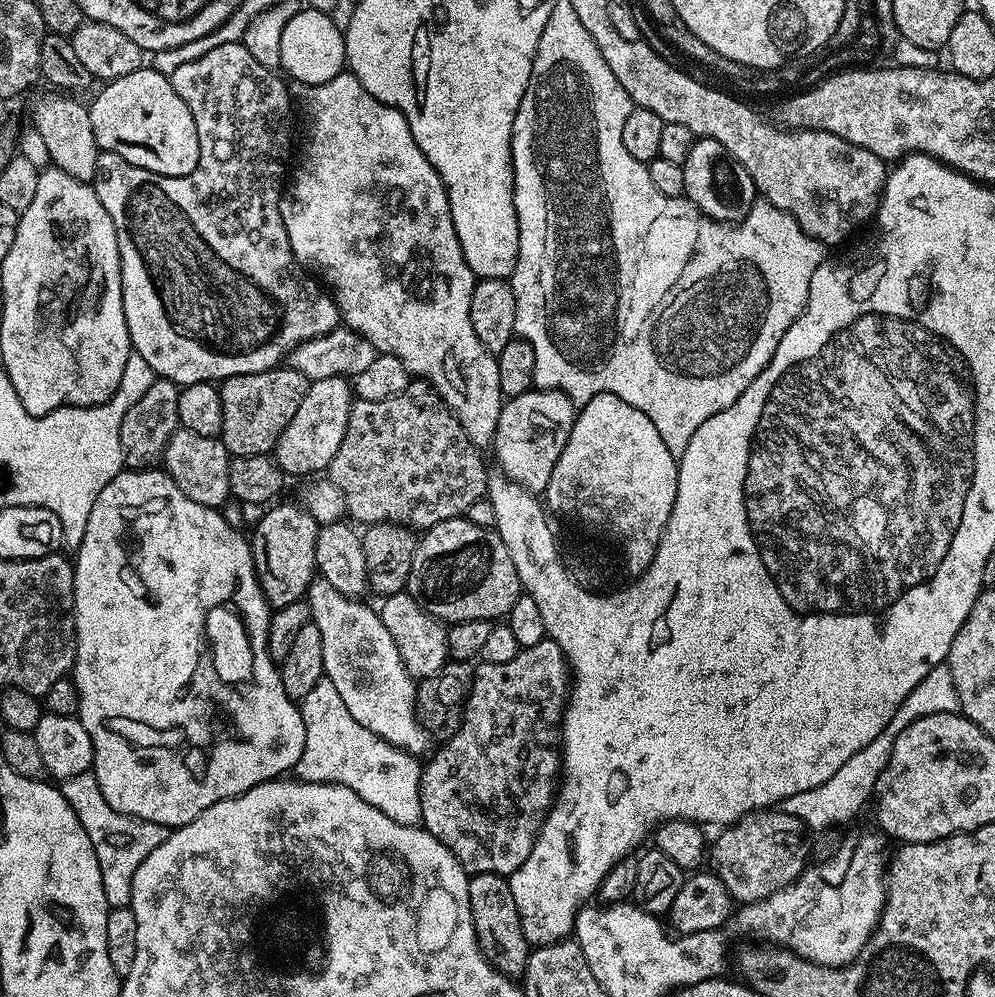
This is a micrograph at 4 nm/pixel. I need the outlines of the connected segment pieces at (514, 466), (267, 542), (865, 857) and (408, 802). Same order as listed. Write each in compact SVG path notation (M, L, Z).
M559 389L533 390L507 399L499 414L492 447L501 473L528 492L543 493L548 488L558 454L565 448L575 413L575 404Z
M276 502L265 511L262 522L251 529L252 561L260 589L268 599L269 609L290 606L308 595L308 588L317 575L316 539L318 525L313 516L299 503Z
M871 830L872 832L864 832L857 840L848 840L836 852L836 857L829 864L824 864L820 869L812 868L813 866L805 867L804 872L796 880L795 884L786 886L782 890L775 892L765 900L759 900L753 904L746 904L737 907L734 912L734 924L740 932L745 932L745 937L755 938L760 942L771 942L773 945L789 948L791 952L797 952L802 958L806 958L815 964L821 964L827 968L841 968L846 966L851 960L860 953L862 946L868 944L868 940L872 937L872 931L880 924L880 916L884 913L884 897L886 895L886 860L883 860L880 855L884 852L885 837L879 831Z
M323 679L306 694L306 698L299 701L298 707L304 725L306 726L306 746L302 750L302 758L294 769L295 775L301 780L318 782L319 784L341 784L358 794L370 806L382 810L394 822L399 824L419 825L422 821L422 802L420 801L420 770L421 761L409 752L388 744L382 738L378 738L366 726L360 726L350 718L350 710L346 710L346 702L342 702L338 690L334 690L334 682Z

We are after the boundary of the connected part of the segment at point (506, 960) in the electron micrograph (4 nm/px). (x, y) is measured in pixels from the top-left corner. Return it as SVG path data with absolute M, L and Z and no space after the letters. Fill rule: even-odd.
M475 874L468 881L468 893L476 942L484 956L504 975L521 977L528 961L530 945L524 936L518 906L514 906L514 894L510 894L508 877L498 874Z

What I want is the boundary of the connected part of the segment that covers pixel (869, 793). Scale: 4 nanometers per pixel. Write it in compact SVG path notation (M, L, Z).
M947 663L930 670L930 674L926 674L926 678L922 678L922 682L918 682L918 686L910 690L910 694L906 694L902 706L894 710L894 718L890 718L886 730L882 730L882 734L878 734L878 738L874 738L870 746L862 746L862 750L858 750L858 754L854 754L850 762L844 763L838 769L838 774L834 774L834 778L826 778L822 786L802 788L798 794L785 796L782 811L798 818L813 833L820 832L831 824L844 824L847 820L854 819L863 810L864 803L873 799L876 783L882 770L886 770L886 762L890 762L890 750L894 750L898 734L902 734L902 730L906 730L906 726L910 726L910 722L918 718L943 712L960 712L958 690L954 690L954 678L950 678Z

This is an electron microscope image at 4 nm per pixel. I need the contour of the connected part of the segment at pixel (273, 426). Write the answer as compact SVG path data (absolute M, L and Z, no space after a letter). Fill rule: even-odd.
M287 366L268 368L254 374L231 376L219 385L222 398L222 430L219 440L232 456L266 456L275 449L282 430L306 398L309 380L298 370Z

